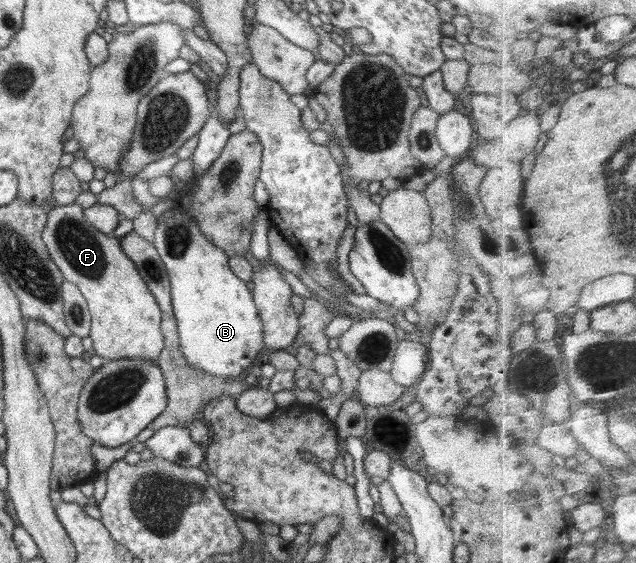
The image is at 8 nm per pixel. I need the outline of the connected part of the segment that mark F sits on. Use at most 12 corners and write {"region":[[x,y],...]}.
{"region":[[75,202],[41,238],[108,361],[156,362],[163,312],[120,238]]}

